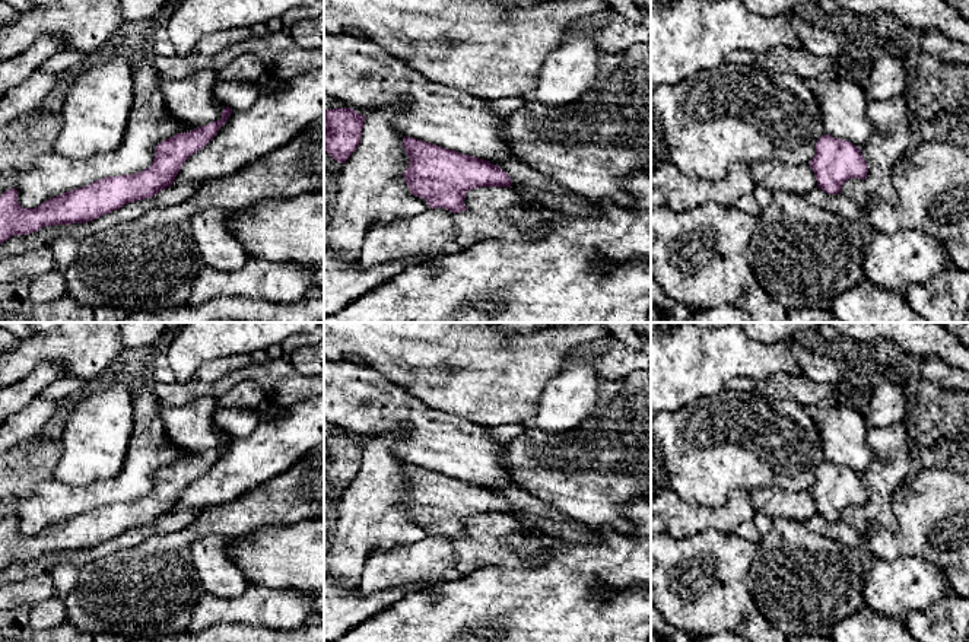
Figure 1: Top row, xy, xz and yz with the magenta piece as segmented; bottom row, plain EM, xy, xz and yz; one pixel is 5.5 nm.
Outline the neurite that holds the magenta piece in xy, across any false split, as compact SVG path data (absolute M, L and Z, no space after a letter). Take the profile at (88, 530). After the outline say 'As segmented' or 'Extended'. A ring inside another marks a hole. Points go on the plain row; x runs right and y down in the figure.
M226 433L220 446L165 465L156 473L152 492L142 499L98 506L35 535L25 535L18 530L16 515L4 518L0 522L0 571L13 562L34 560L44 553L90 549L172 514L182 490L217 461L231 441L232 436Z. As segmented

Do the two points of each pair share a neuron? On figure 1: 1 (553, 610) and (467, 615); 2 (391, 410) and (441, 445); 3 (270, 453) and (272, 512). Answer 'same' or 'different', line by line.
1: same
2: same
3: different

